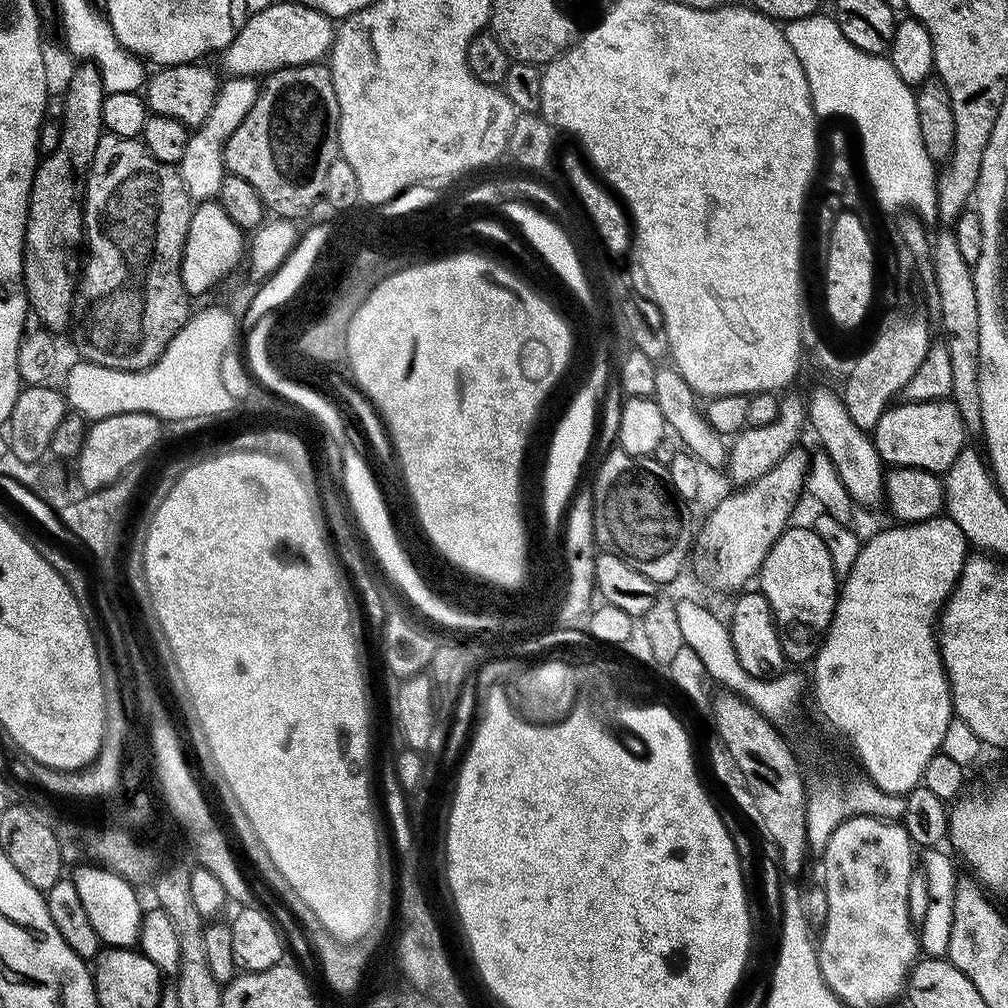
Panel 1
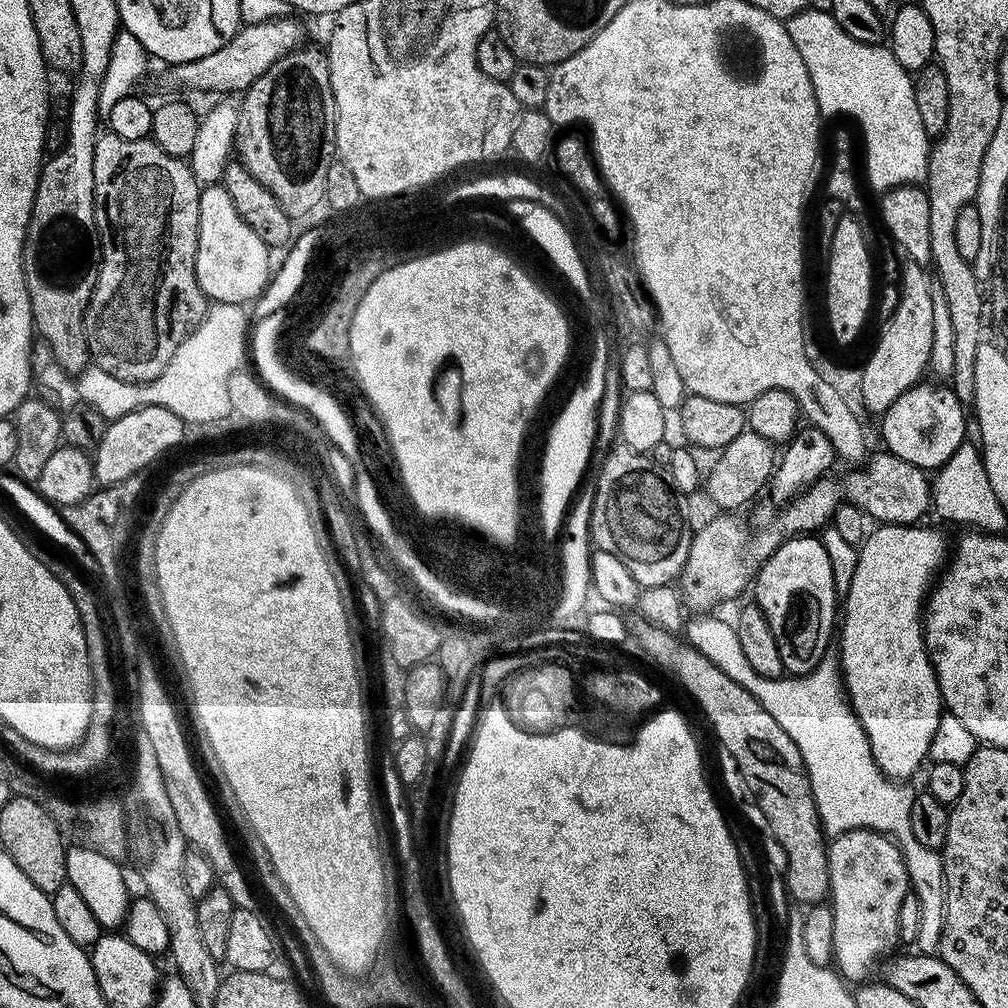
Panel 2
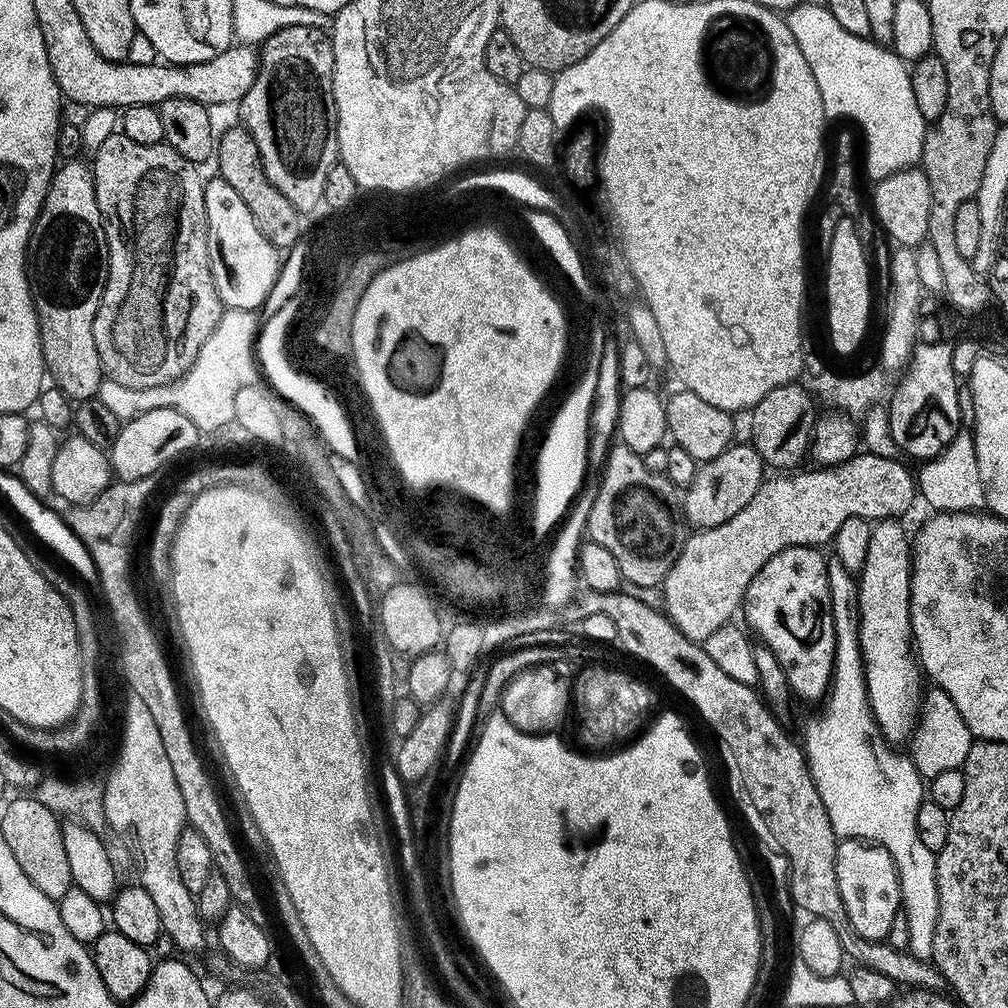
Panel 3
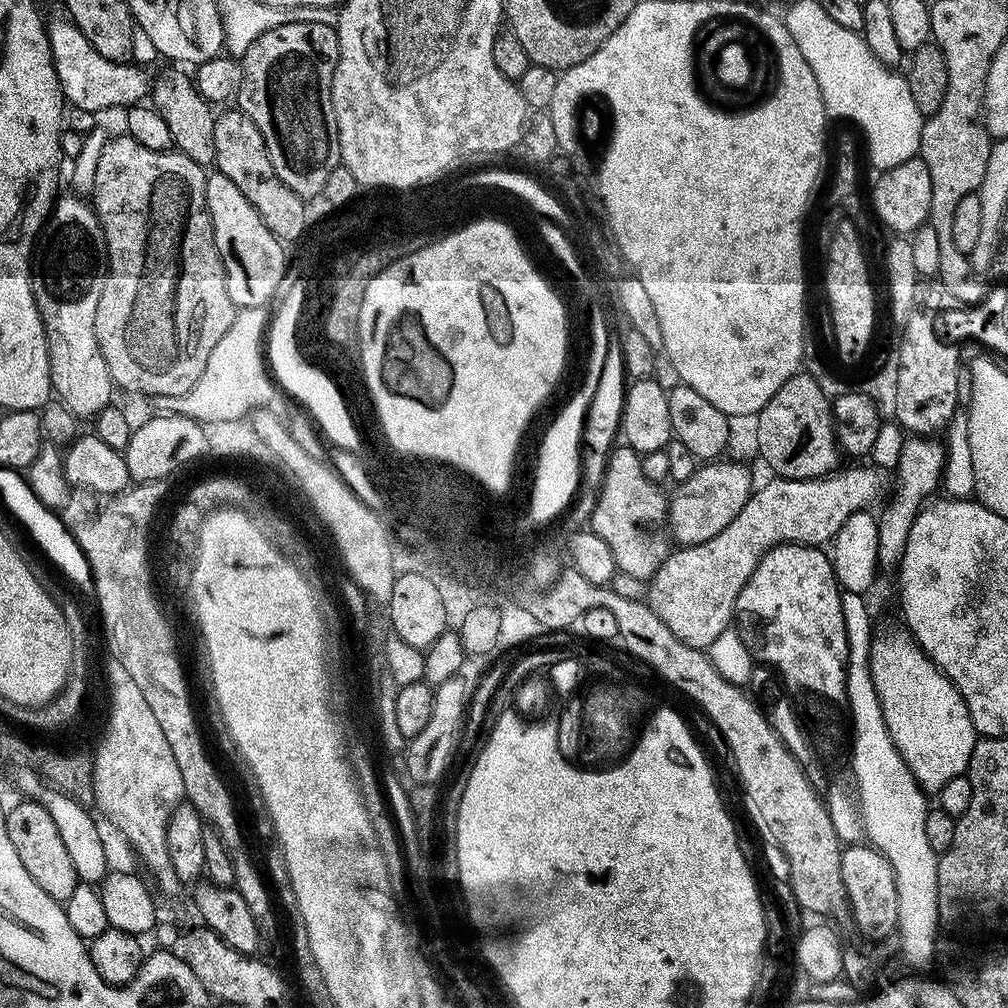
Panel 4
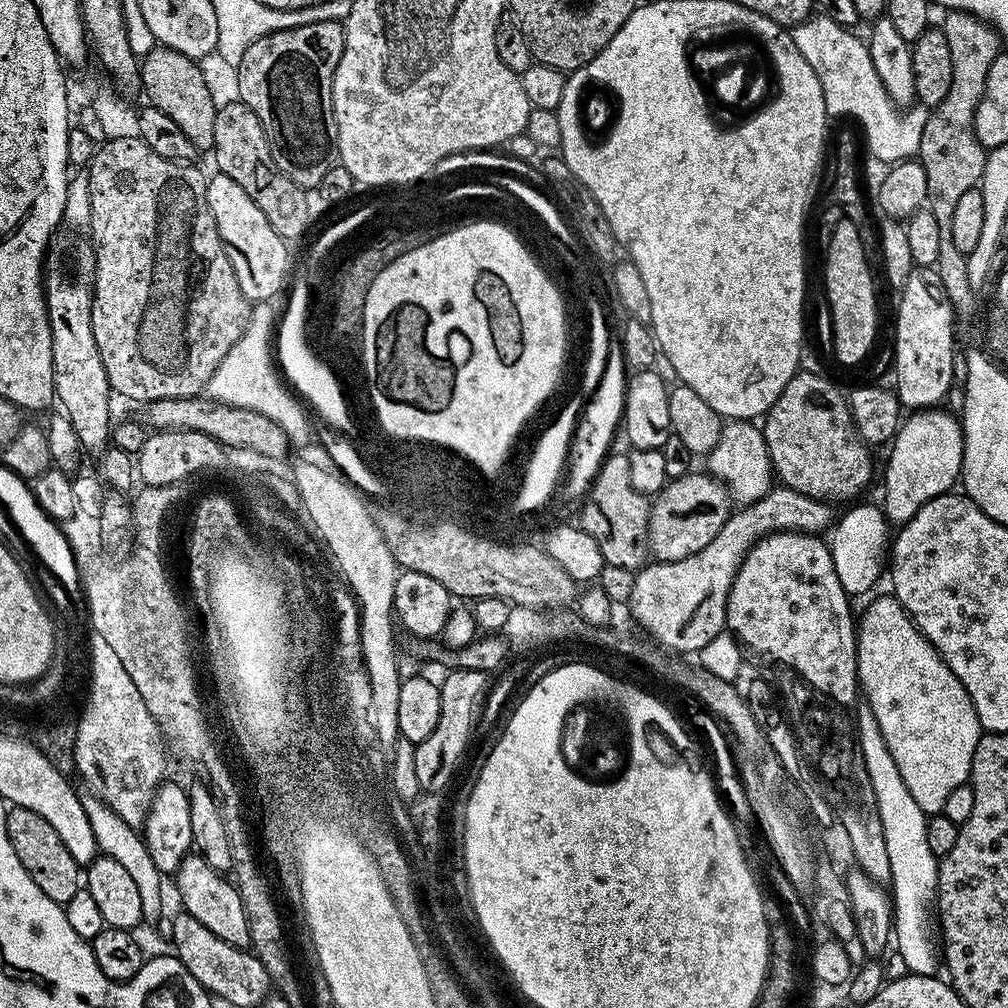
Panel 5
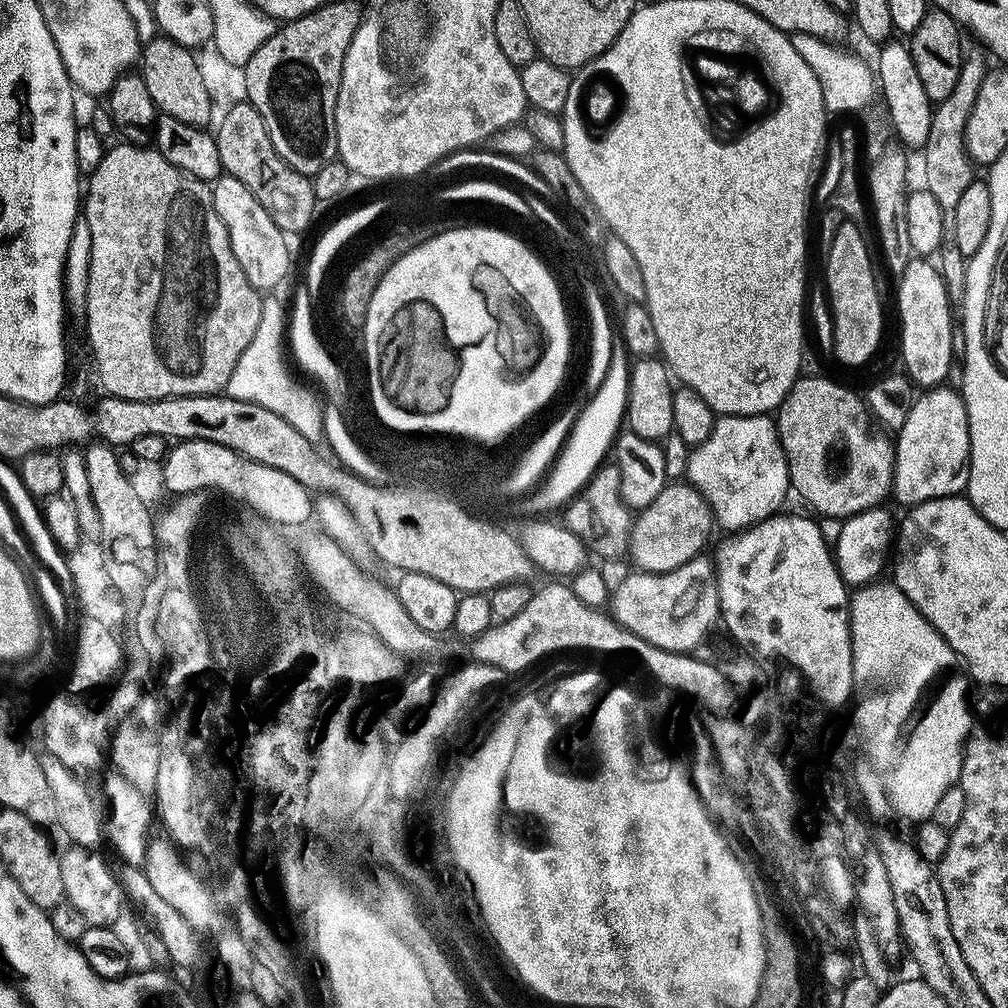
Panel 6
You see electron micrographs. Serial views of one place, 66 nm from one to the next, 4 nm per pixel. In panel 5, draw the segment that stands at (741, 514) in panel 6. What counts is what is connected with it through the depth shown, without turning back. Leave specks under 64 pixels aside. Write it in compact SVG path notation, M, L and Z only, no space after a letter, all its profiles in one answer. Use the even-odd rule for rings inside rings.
M746 420L725 423L722 438L718 438L718 446L708 453L706 463L707 471L727 487L729 497L737 505L753 504L773 487L772 459L766 450L763 431L755 423Z

